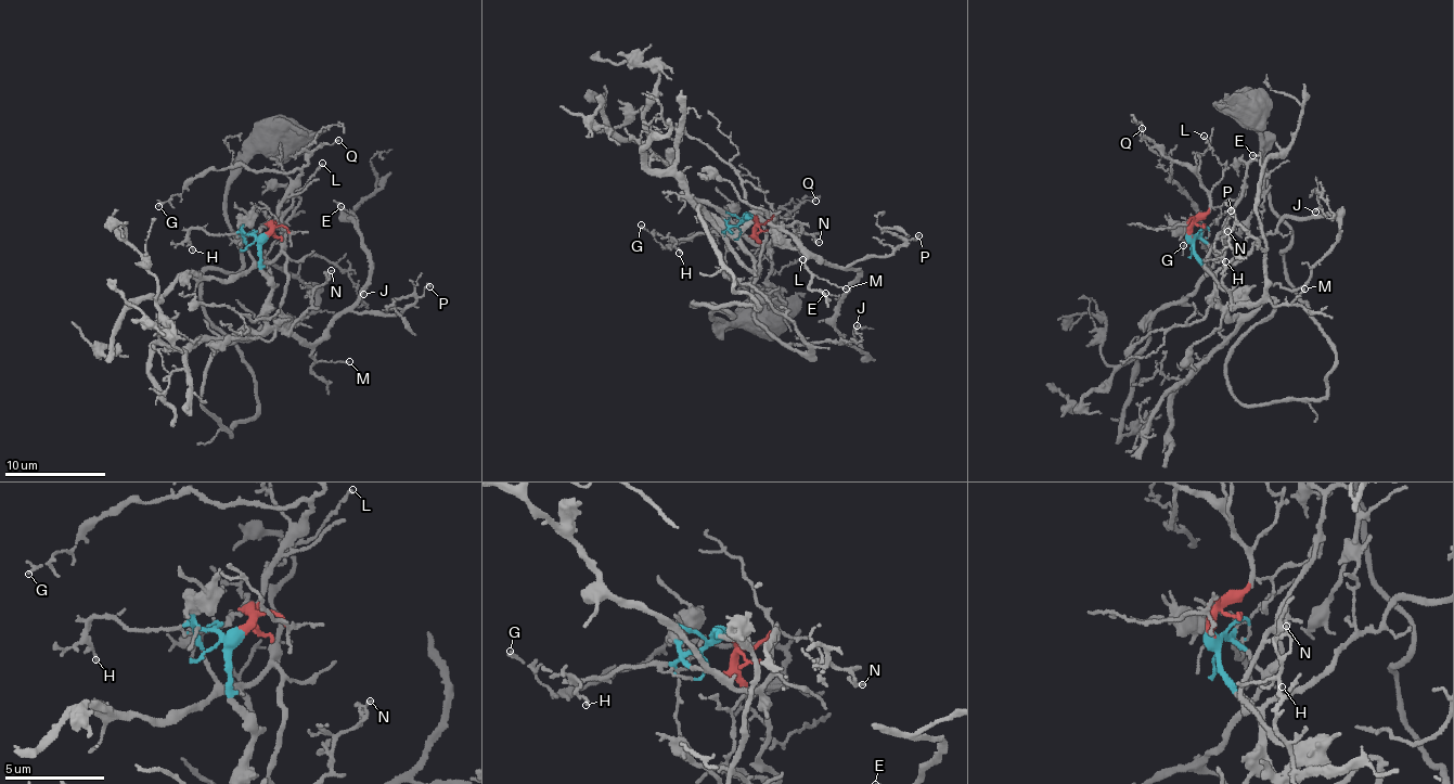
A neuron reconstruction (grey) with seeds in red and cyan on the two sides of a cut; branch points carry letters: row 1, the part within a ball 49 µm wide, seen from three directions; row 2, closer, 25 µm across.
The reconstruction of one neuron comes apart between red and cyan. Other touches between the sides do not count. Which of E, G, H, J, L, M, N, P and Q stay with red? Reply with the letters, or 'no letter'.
G, L, Q

